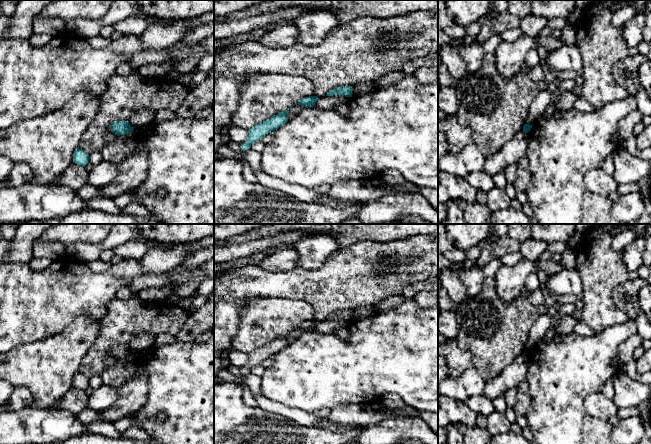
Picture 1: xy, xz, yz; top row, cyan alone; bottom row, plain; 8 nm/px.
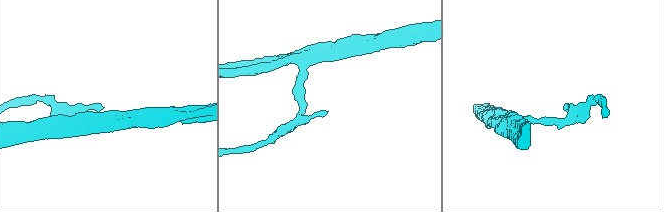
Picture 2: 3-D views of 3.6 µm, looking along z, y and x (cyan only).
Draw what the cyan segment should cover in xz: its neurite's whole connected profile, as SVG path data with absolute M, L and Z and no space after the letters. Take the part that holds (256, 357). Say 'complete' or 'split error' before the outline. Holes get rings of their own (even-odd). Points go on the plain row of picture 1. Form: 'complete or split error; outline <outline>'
complete; outline M291 332L279 336L268 344L258 347L248 354L247 364L241 368L241 374L246 375L251 372L254 366L260 365L266 358L275 355L288 345L288 336Z

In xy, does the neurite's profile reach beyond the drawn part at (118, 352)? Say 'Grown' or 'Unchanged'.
Unchanged

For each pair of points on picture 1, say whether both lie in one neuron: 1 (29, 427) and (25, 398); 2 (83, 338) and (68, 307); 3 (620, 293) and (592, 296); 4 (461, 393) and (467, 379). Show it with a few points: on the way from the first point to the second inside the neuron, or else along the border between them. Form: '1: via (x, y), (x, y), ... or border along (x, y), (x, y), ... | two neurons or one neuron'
1: border along (33, 404), (10, 411) | two neurons
2: border along (99, 320), (88, 320), (78, 317), (56, 334) | two neurons
3: border along (629, 278), (613, 291), (613, 301), (626, 314) | two neurons
4: via (461, 390), (465, 382) | one neuron

